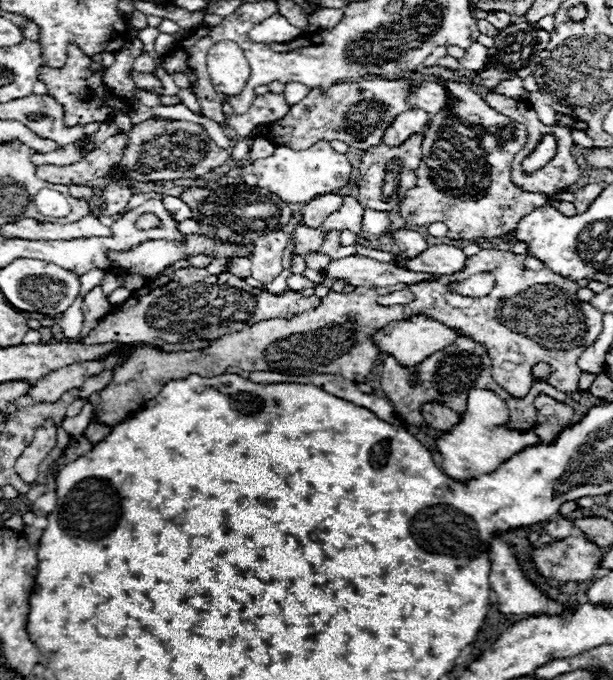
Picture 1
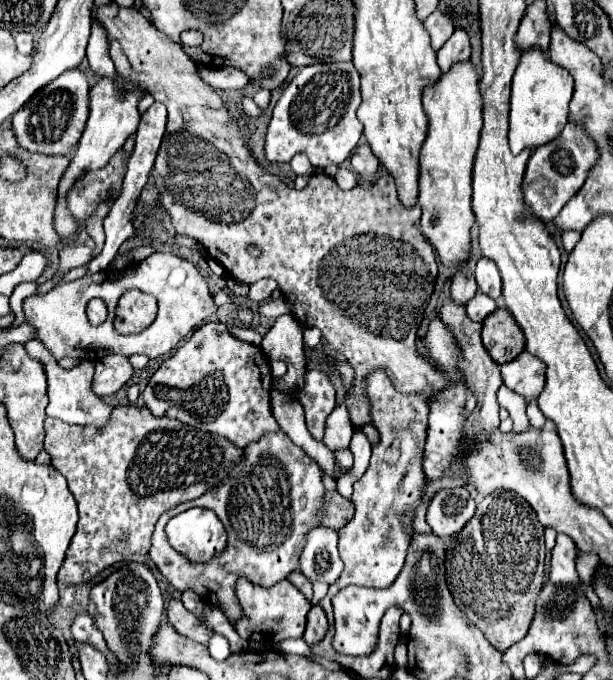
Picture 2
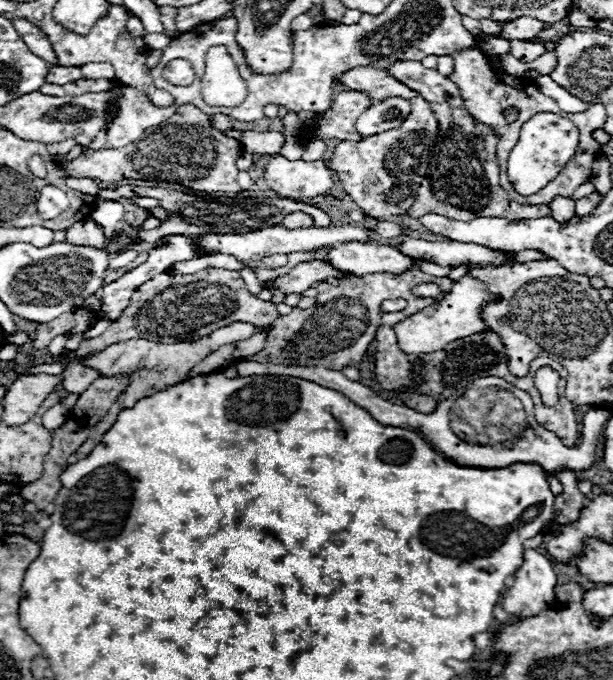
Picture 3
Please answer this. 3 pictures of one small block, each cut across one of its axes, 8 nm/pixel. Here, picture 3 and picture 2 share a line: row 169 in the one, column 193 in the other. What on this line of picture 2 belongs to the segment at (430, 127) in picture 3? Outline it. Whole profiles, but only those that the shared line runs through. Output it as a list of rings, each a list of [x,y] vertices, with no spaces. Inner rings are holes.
[[[204,322],[174,356],[162,362],[142,392],[142,398],[154,416],[176,418],[192,428],[204,428],[206,432],[224,436],[236,448],[244,448],[264,432],[278,430],[270,410],[270,392],[270,362],[262,350],[232,336],[224,322]]]

